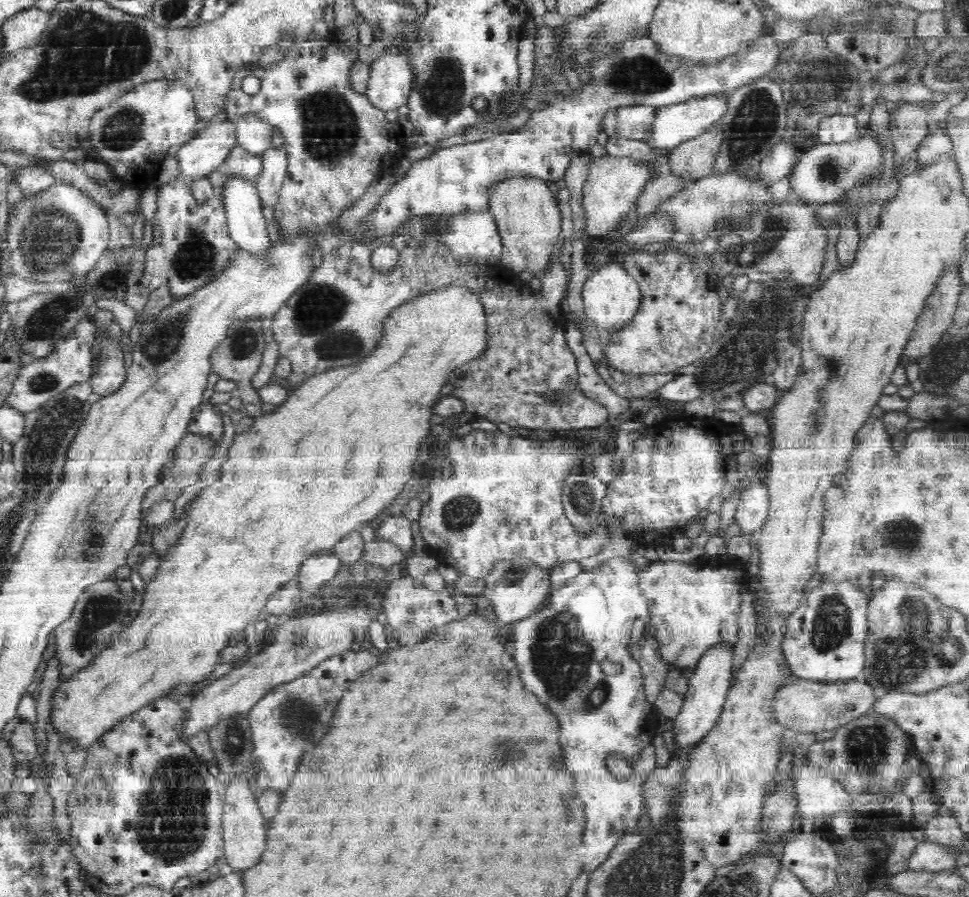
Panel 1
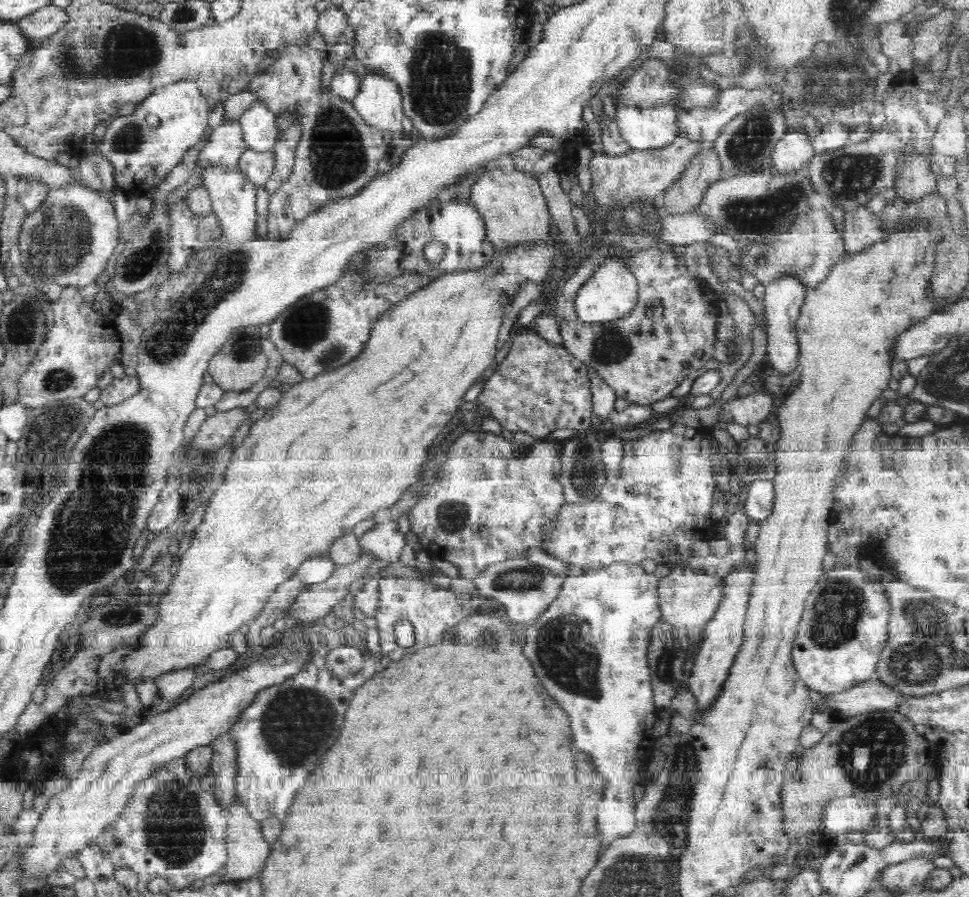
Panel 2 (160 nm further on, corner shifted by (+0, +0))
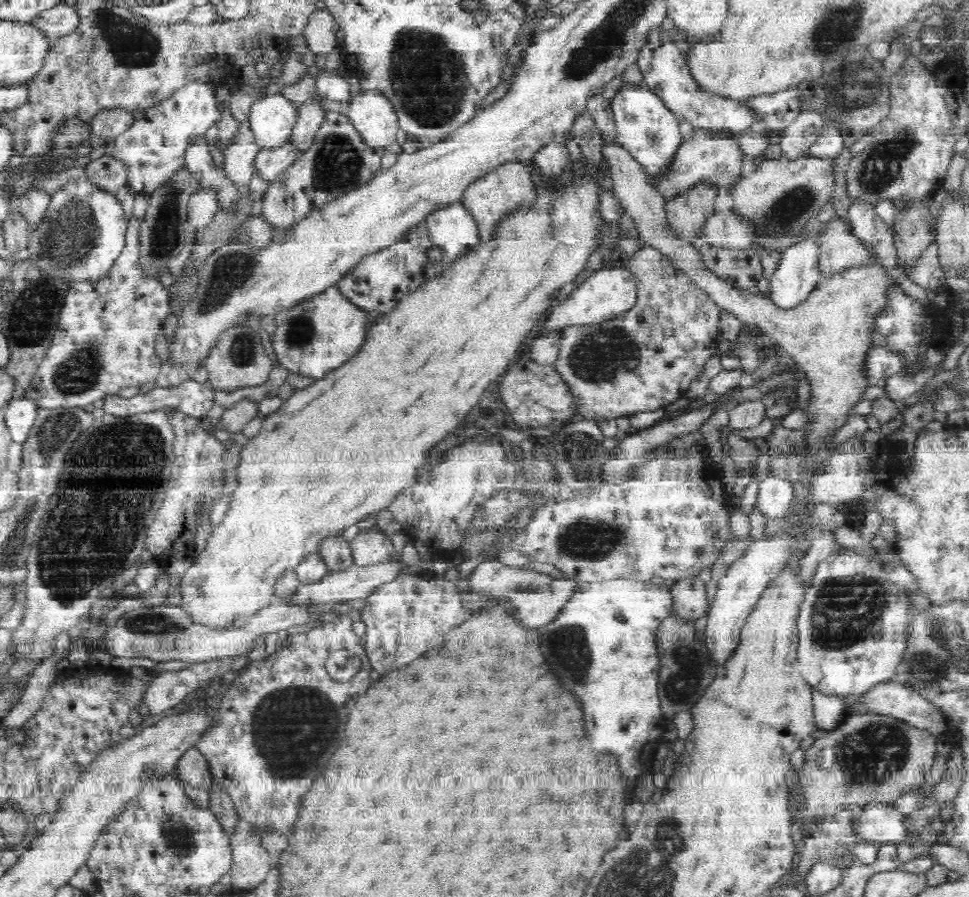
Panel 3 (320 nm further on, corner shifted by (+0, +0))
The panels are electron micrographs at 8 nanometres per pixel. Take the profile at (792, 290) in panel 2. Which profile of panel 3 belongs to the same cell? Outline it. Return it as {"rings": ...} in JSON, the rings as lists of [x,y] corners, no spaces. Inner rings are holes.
{"rings":[[[804,239],[784,249],[778,268],[769,279],[769,299],[781,309],[793,309],[821,280],[817,268],[816,243]]]}

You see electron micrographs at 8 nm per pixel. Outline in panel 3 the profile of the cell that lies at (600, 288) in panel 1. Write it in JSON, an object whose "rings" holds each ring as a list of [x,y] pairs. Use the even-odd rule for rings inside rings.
{"rings":[[[624,259],[621,266],[608,266],[608,268],[604,266],[601,270],[593,272],[589,278],[576,287],[562,304],[558,304],[550,310],[536,339],[556,330],[556,328],[576,324],[602,324],[604,321],[630,310],[636,304],[637,296],[636,278],[626,266]]]}

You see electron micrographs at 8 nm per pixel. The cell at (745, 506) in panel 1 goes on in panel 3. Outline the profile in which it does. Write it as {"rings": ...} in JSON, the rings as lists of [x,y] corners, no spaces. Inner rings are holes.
{"rings":[[[764,477],[758,484],[755,510],[768,518],[781,518],[792,500],[792,483],[772,477]]]}

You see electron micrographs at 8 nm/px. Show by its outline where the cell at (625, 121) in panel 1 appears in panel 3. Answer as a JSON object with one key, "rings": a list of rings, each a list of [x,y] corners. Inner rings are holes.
{"rings":[[[624,84],[609,102],[616,124],[618,143],[648,173],[658,173],[668,165],[682,143],[680,118],[652,89],[645,85]]]}

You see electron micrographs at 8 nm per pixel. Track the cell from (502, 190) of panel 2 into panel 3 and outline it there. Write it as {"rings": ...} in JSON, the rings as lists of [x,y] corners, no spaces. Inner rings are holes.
{"rings":[[[506,163],[494,168],[488,174],[477,178],[463,195],[464,207],[472,211],[478,221],[483,243],[490,242],[497,234],[499,222],[522,208],[532,210],[540,198],[538,185],[532,181],[530,168],[524,163]]]}

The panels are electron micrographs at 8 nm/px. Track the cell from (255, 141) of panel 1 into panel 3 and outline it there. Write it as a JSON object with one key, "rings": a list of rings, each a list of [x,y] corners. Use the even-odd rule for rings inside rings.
{"rings":[[[278,92],[255,100],[246,120],[253,144],[260,149],[287,145],[297,112],[298,107]]]}

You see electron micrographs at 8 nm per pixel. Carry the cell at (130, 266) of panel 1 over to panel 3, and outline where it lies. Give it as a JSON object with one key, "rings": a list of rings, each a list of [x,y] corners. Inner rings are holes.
{"rings":[[[187,170],[176,172],[172,179],[148,195],[149,206],[144,218],[138,224],[138,265],[139,270],[148,277],[160,277],[161,272],[169,272],[168,262],[172,256],[178,256],[180,250],[186,246],[187,205],[190,196],[199,190],[198,181]]]}

